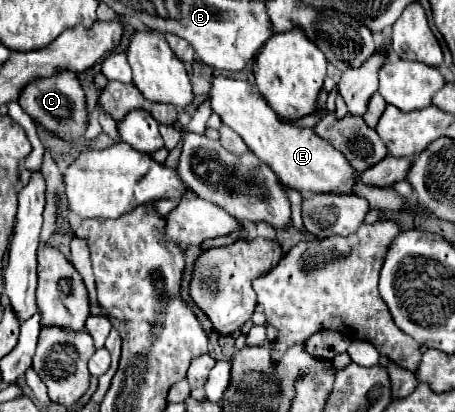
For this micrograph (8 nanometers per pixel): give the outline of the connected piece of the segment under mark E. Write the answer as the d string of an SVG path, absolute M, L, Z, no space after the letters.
M214 75L212 79L212 89L210 89L210 101L214 113L222 117L222 121L232 127L248 145L248 149L270 169L278 175L278 179L300 193L352 193L352 195L362 195L370 201L372 209L380 211L396 211L402 207L412 207L420 209L416 203L406 201L400 197L392 187L378 189L378 187L368 187L368 185L356 185L354 183L354 169L348 165L346 157L334 149L326 139L318 137L312 129L300 129L288 123L282 123L272 107L264 101L264 97L254 91L246 81L238 79L228 79L224 75Z

